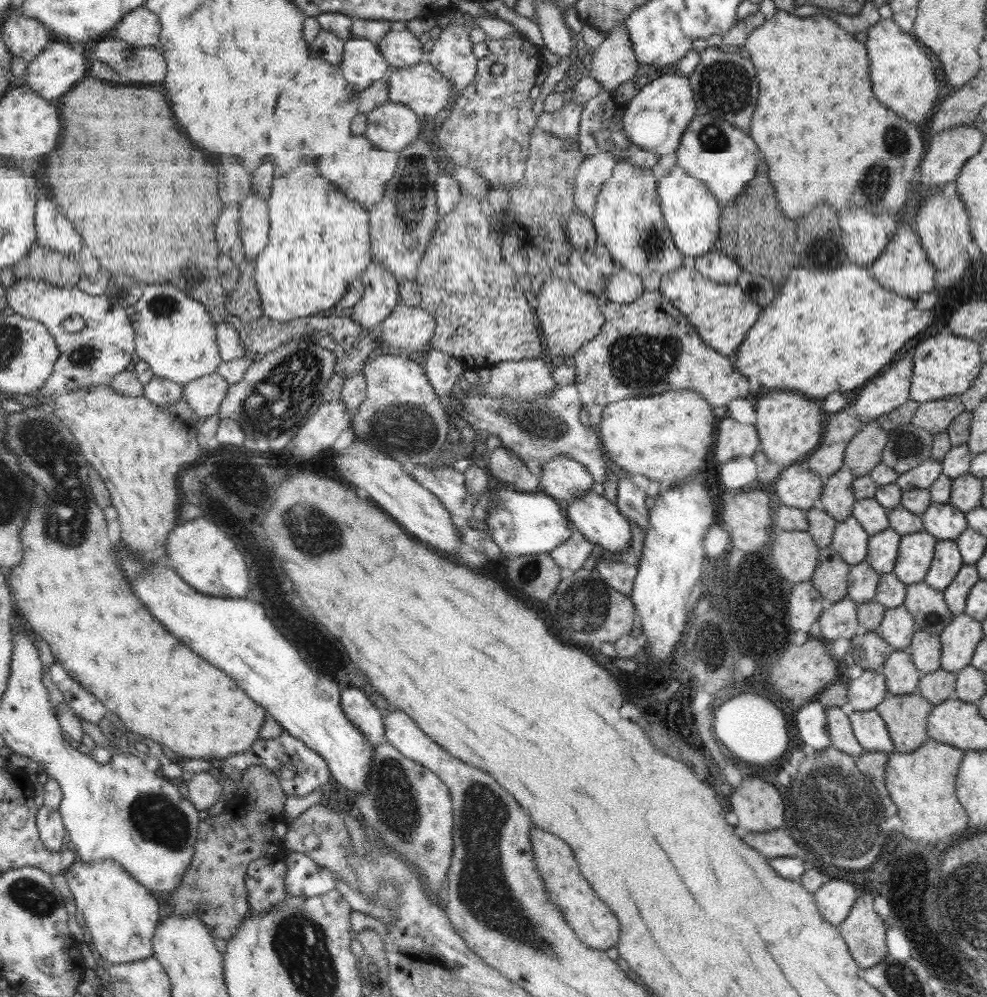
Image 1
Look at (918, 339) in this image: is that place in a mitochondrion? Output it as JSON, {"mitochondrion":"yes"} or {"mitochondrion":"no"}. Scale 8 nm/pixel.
{"mitochondrion":"no"}

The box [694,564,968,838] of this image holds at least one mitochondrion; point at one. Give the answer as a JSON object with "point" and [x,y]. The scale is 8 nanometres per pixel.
{"point":[887,812]}

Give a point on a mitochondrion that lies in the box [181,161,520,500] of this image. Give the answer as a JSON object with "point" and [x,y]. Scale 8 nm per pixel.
{"point":[286,393]}

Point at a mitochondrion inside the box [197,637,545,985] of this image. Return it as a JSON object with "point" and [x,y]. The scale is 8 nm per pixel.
{"point":[394,803]}

